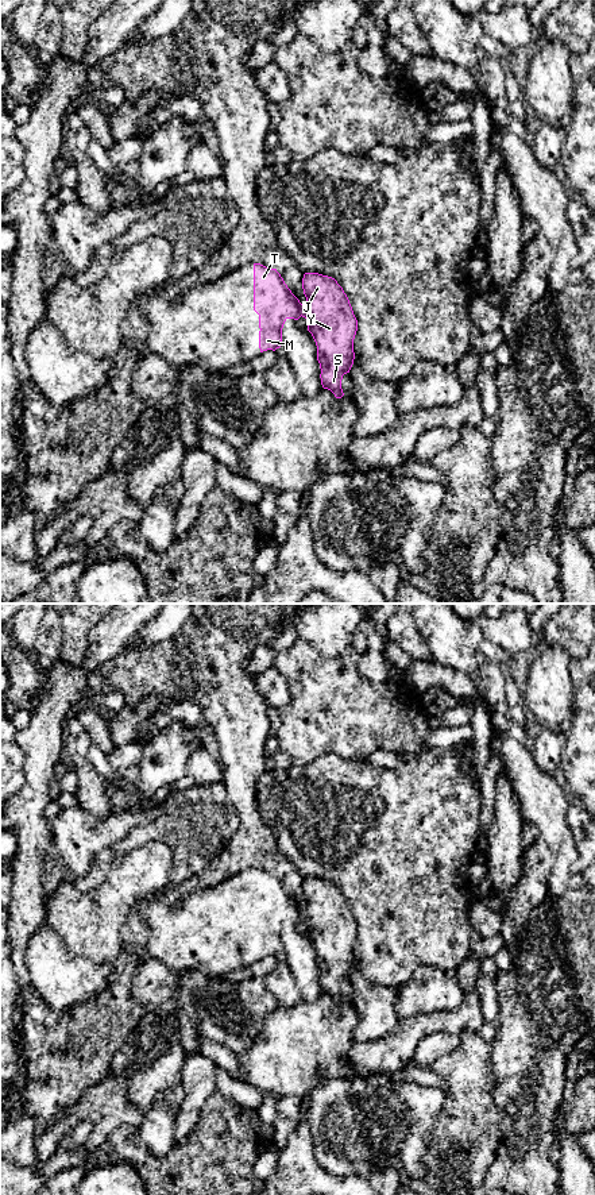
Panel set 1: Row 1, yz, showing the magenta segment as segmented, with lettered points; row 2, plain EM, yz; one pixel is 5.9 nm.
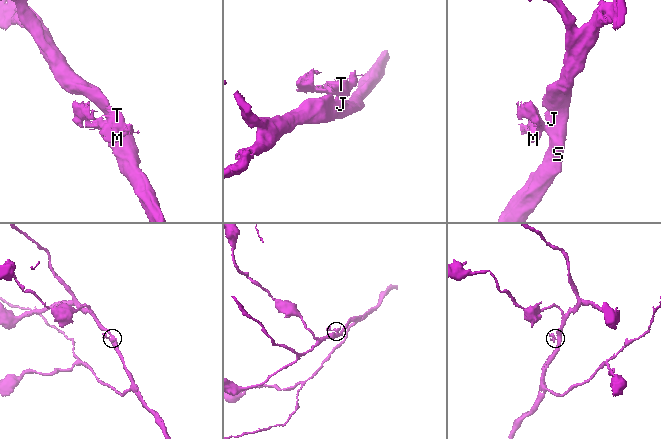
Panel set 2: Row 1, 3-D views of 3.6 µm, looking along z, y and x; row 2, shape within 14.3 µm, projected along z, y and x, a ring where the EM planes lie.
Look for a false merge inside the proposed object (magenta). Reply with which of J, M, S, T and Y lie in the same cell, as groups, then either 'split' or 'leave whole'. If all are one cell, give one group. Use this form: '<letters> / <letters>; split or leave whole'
J S Y / M T; split

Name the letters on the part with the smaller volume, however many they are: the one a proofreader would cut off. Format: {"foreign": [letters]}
{"foreign": ["M", "T"]}

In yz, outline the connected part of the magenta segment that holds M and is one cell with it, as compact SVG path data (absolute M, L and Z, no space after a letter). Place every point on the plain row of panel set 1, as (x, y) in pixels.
M254 868L254 915L259 920L260 957L282 951L287 924L298 925L302 909L291 898L277 874Z

